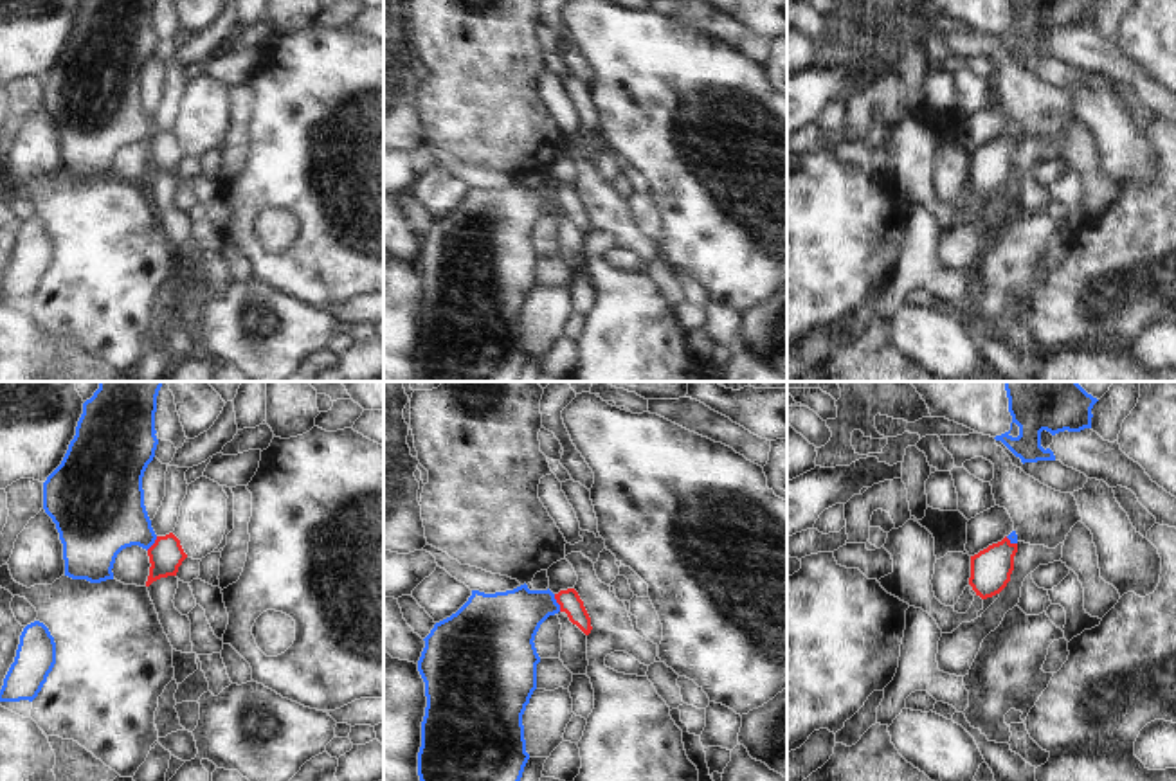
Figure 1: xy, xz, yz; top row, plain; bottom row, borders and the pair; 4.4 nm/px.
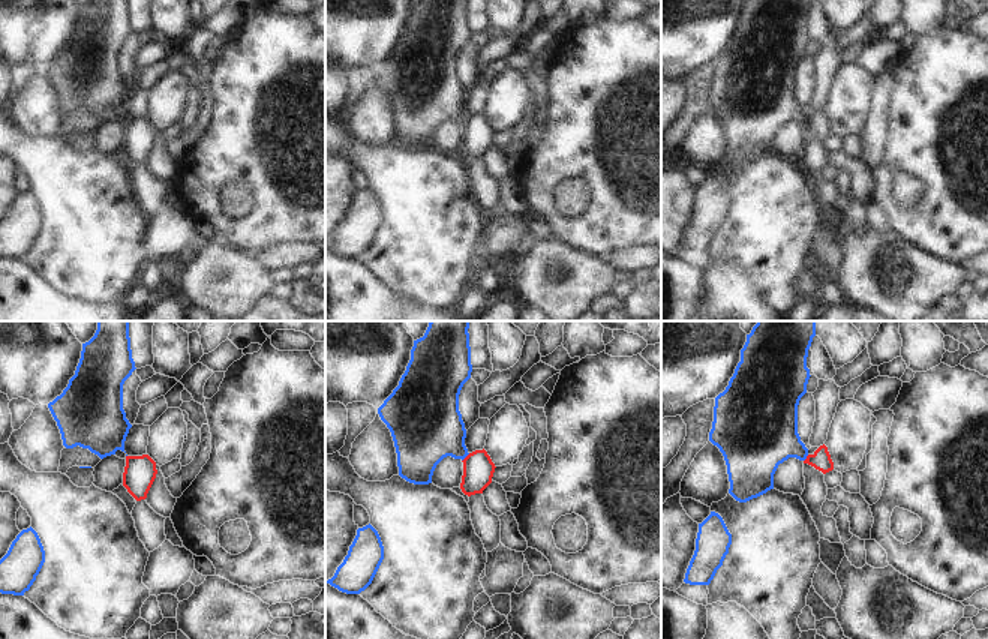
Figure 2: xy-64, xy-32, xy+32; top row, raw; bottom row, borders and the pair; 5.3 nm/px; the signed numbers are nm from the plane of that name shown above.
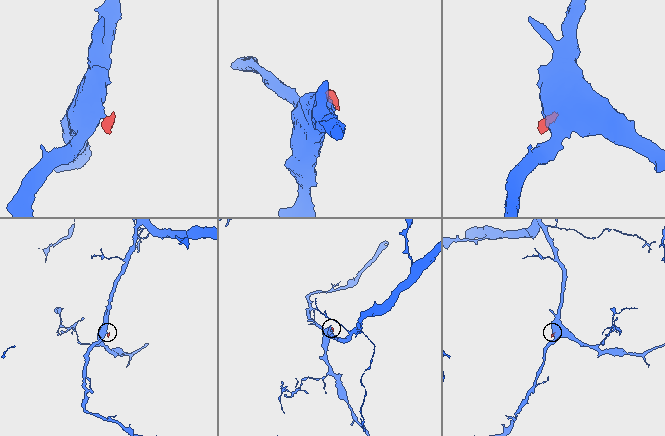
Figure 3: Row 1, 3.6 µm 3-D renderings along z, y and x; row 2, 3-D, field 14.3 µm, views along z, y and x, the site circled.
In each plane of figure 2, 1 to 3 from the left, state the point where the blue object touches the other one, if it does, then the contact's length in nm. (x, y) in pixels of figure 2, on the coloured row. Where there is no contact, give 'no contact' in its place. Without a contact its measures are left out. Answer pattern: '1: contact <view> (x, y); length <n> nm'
1: no contact
2: contact xy-32 (465, 458); length 60 nm
3: contact xy+32 (807, 458); length 50 nm

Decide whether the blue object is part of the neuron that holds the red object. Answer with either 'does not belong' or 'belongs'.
does not belong

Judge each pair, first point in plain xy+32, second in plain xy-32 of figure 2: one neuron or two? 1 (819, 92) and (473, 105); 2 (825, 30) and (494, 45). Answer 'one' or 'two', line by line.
1: one
2: two

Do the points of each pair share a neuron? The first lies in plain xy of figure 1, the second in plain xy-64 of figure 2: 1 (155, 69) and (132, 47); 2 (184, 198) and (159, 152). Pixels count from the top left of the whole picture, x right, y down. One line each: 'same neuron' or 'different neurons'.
1: same neuron
2: same neuron

